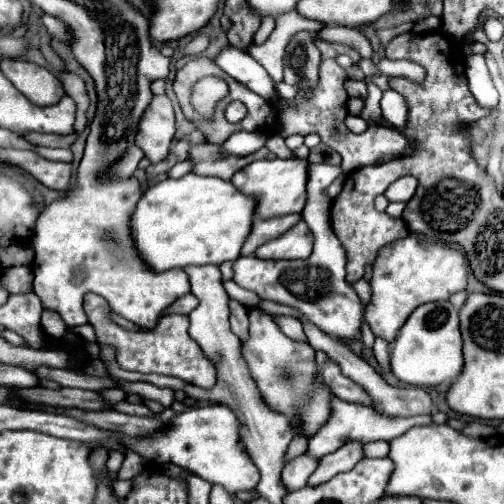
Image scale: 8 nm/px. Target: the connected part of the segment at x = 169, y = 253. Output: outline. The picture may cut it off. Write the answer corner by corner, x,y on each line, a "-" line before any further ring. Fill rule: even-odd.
186,174
178,180
166,178
154,186
150,186
142,198
138,200
132,216
130,216
130,234
132,242
136,244
136,252
140,260
152,272
166,272
172,268
186,268
186,266
204,266
204,264
222,264
226,260
236,260
240,256
240,248
250,232
254,214
254,200
244,196
236,190
230,182
220,178
206,178
196,174

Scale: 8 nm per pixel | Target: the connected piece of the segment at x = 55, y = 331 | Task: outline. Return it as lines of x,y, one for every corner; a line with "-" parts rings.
44,309
41,325
48,336
61,339
66,334
66,325
60,315
54,311

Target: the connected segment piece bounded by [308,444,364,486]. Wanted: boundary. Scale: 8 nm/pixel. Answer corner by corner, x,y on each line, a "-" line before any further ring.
344,444
344,448
324,456
318,462
318,468
308,478
308,486
320,486
320,484
328,482
330,478
334,478
336,474
352,470
356,466
356,462
362,458
364,458
362,444

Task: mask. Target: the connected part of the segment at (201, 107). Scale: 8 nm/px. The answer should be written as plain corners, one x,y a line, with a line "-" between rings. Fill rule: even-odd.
208,76
208,78
202,78
196,86
194,86
194,108
202,114
210,114
216,106
218,100
222,100
226,94
228,94
228,86
222,78
214,78
214,76

